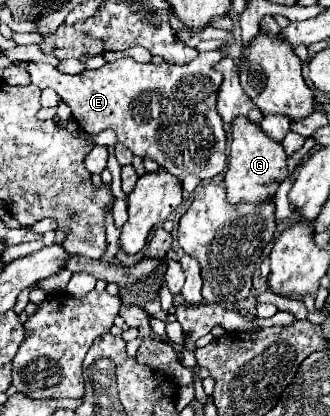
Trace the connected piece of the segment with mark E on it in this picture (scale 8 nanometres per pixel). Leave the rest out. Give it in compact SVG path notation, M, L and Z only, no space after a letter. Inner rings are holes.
M219 50L199 52L195 60L183 66L173 66L167 62L139 64L133 58L119 58L117 62L105 64L99 70L83 70L75 76L63 74L49 64L33 62L29 62L25 70L31 74L31 82L35 86L39 86L41 90L51 88L59 94L59 98L71 108L73 118L87 136L95 138L103 130L113 130L117 134L117 140L127 146L135 156L155 160L163 170L177 176L179 180L189 174L201 180L211 180L225 170L225 130L215 110L217 90L223 82L223 74L213 68L221 58L223 54Z

